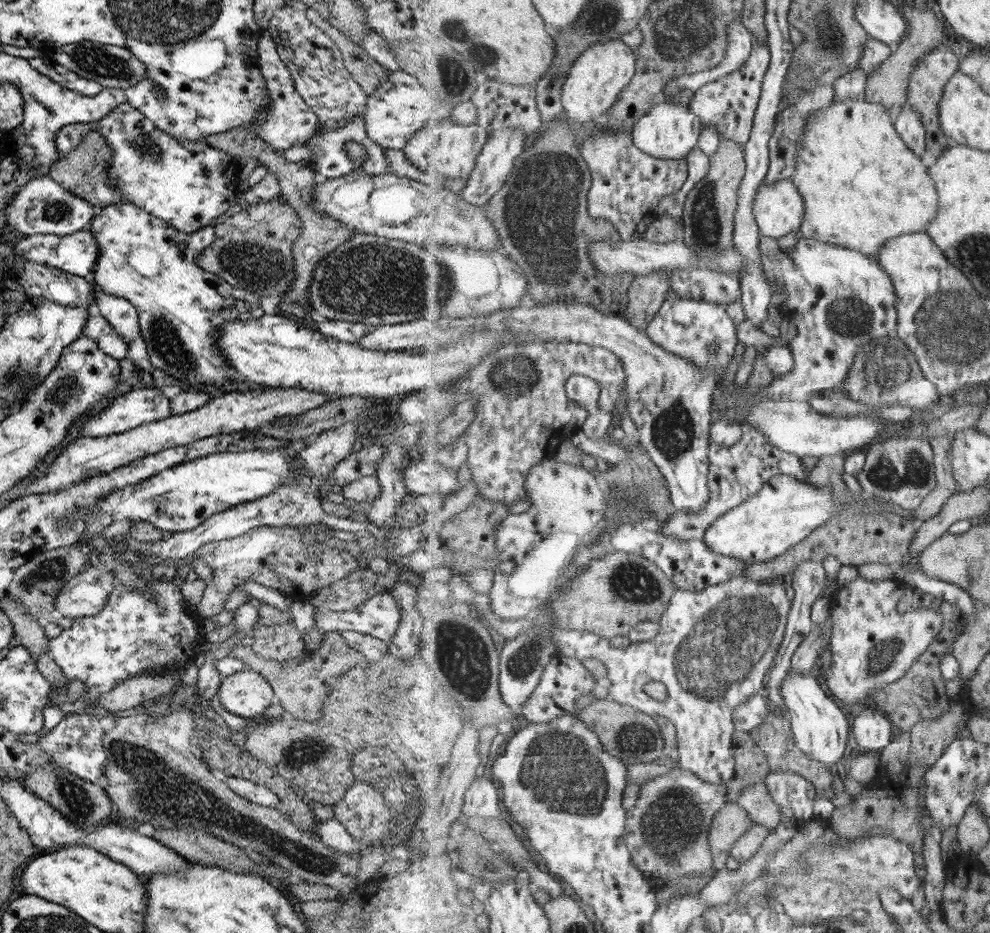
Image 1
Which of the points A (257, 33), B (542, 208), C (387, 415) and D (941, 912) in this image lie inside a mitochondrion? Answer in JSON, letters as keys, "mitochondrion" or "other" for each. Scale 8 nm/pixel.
{"A":"other","B":"mitochondrion","C":"other","D":"other"}

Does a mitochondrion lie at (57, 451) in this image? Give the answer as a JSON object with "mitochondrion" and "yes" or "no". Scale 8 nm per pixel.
{"mitochondrion":"no"}

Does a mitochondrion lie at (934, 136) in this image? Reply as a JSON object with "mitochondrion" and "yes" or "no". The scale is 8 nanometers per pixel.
{"mitochondrion":"no"}

